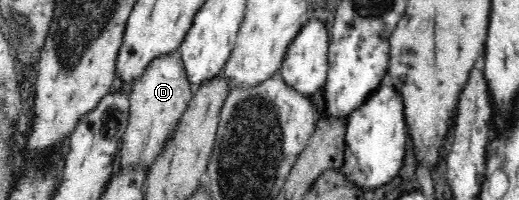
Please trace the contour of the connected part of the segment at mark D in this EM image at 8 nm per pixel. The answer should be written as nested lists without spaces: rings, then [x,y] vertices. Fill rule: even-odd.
[[[165,52],[149,62],[141,76],[129,88],[129,120],[123,133],[117,163],[121,169],[145,167],[149,169],[161,155],[169,134],[175,130],[181,114],[194,94],[194,86],[188,79],[181,53]]]

